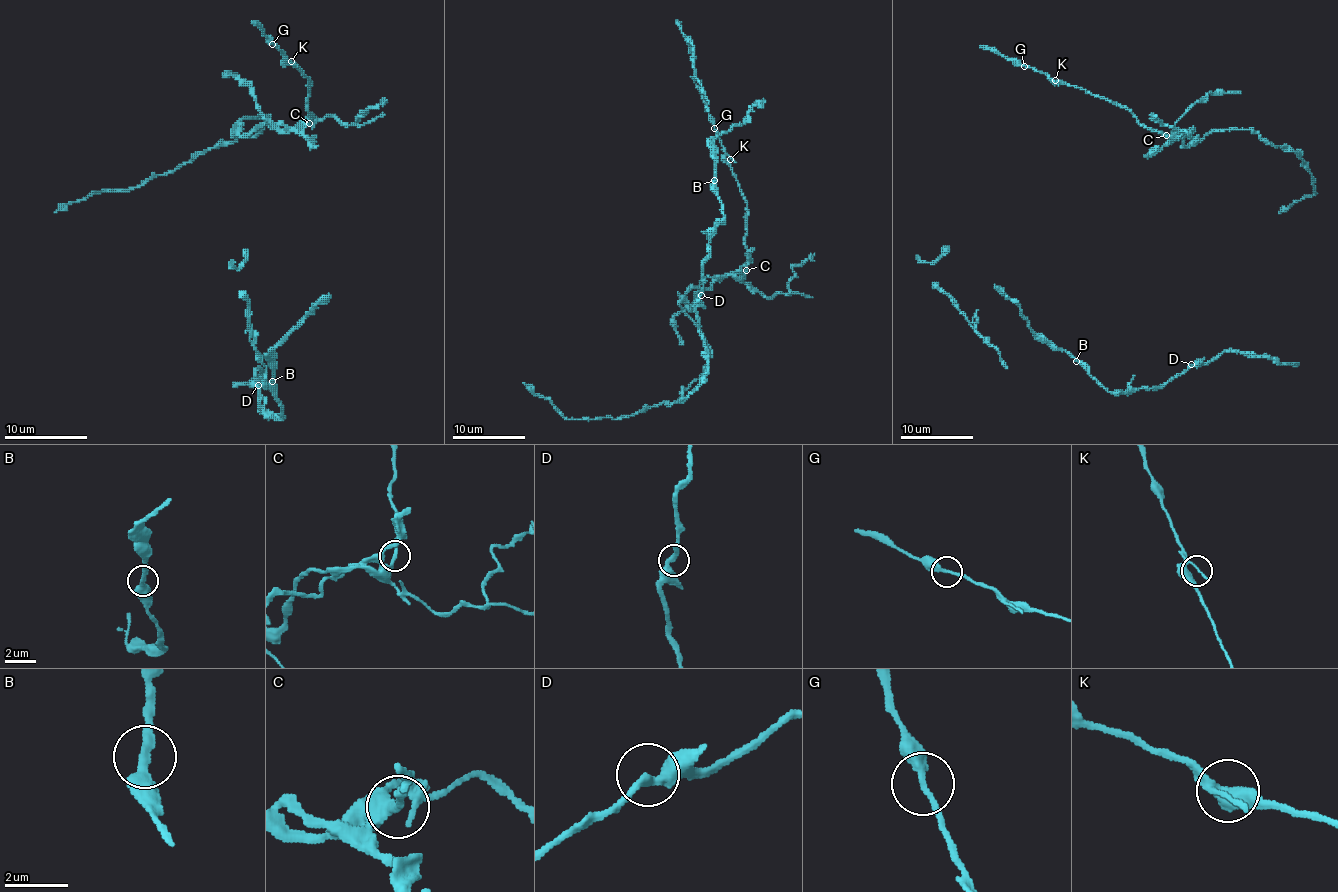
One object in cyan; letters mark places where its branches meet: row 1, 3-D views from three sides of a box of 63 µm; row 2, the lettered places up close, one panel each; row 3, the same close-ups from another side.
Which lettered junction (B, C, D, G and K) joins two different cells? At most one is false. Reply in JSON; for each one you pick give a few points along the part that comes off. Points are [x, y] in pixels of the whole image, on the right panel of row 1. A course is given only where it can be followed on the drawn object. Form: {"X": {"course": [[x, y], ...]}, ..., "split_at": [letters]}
{"C": {"course": [[1166, 135], [1184, 135], [1186, 146], [1213, 131], [1253, 129], [1299, 153], [1315, 193], [1279, 213]]}, "split_at": ["C"]}

